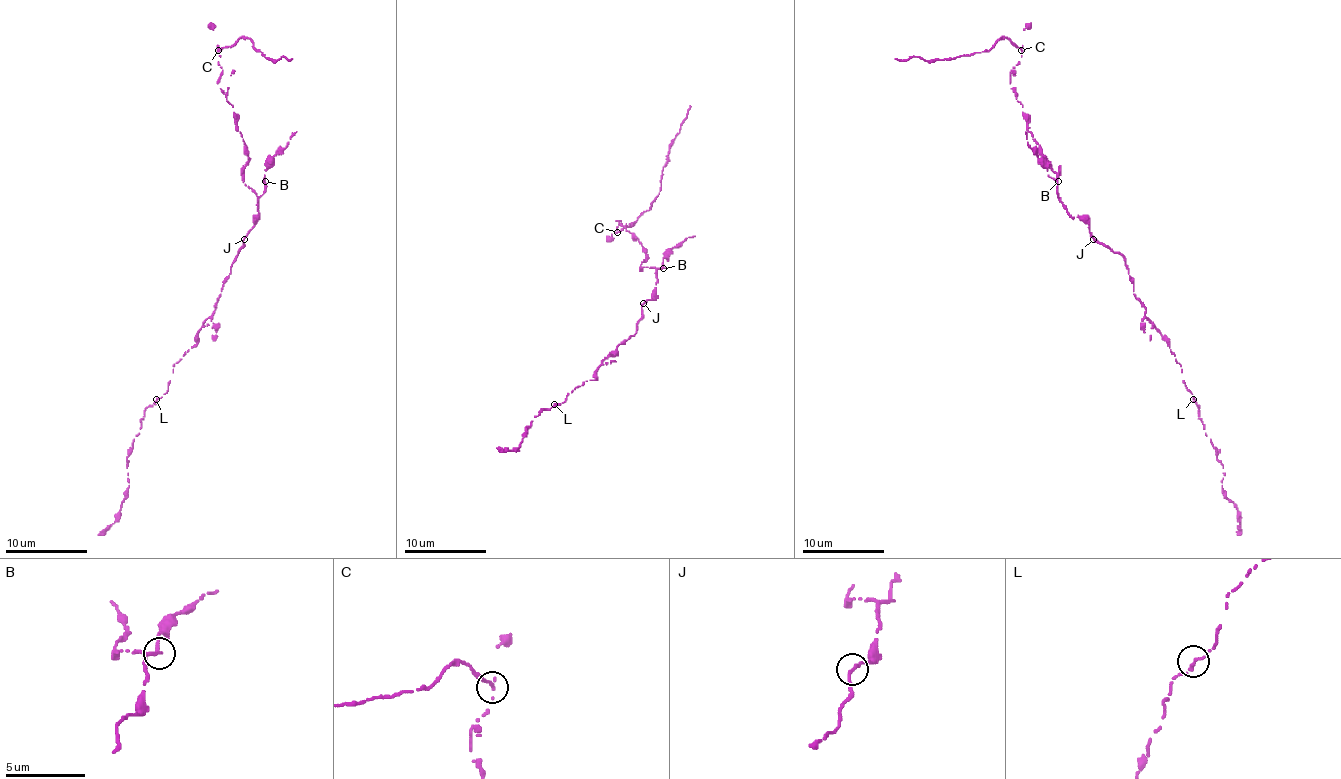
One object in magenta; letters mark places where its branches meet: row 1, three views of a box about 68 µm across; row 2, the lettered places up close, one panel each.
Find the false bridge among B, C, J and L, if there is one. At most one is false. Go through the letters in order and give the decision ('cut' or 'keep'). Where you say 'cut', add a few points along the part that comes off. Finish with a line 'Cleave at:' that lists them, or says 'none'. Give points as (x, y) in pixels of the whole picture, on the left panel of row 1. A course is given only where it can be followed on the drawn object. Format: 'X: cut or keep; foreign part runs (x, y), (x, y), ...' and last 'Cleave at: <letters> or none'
B: keep
C: cut; foreign part runs (218, 50), (230, 48), (240, 37), (248, 37), (269, 60), (281, 56), (292, 58)
J: keep
L: keep
Cleave at: C

